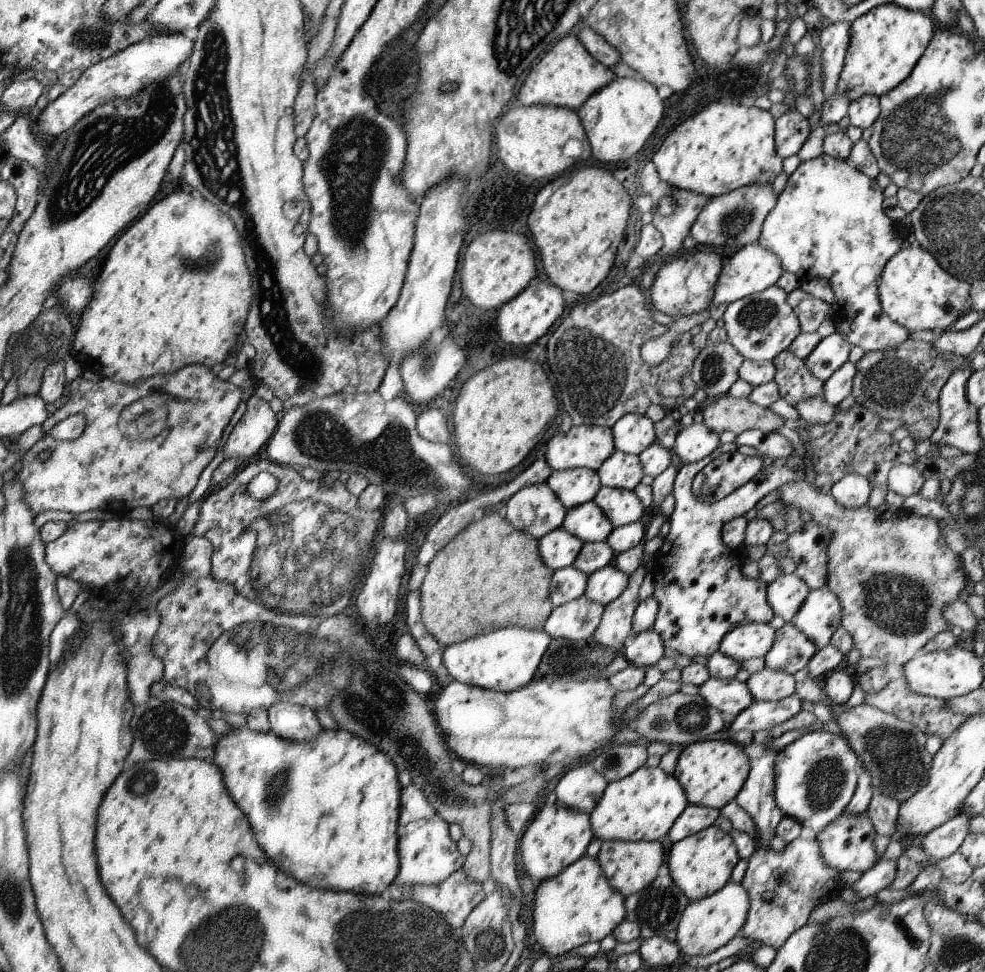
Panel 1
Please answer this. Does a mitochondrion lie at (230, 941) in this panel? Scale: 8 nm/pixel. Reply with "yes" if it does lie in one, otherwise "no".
yes

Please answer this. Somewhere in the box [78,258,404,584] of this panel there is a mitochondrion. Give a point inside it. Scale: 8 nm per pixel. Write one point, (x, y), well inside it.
(177, 417)

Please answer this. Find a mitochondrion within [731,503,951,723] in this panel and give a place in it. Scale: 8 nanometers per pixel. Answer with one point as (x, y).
(898, 604)

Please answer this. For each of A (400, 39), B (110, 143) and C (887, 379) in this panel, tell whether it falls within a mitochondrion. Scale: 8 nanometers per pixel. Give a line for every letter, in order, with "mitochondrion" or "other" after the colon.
A: other
B: mitochondrion
C: mitochondrion

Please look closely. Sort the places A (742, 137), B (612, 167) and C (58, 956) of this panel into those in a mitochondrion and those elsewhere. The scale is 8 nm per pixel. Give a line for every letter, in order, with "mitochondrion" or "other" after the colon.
A: other
B: other
C: other

